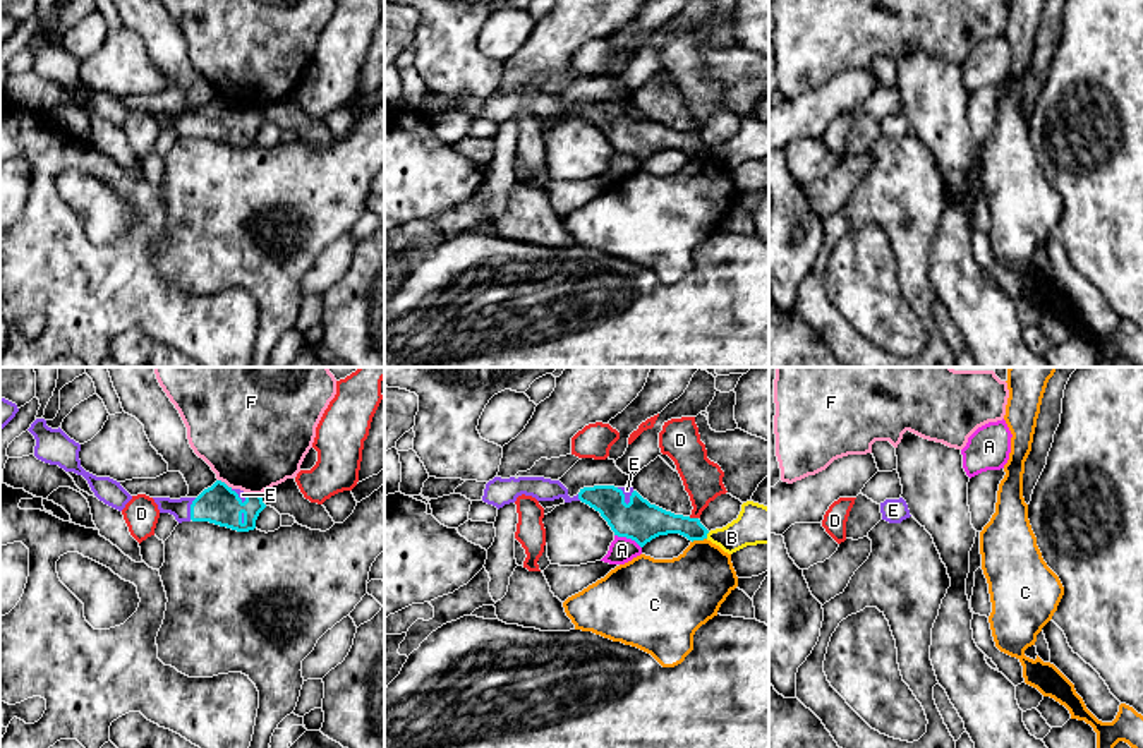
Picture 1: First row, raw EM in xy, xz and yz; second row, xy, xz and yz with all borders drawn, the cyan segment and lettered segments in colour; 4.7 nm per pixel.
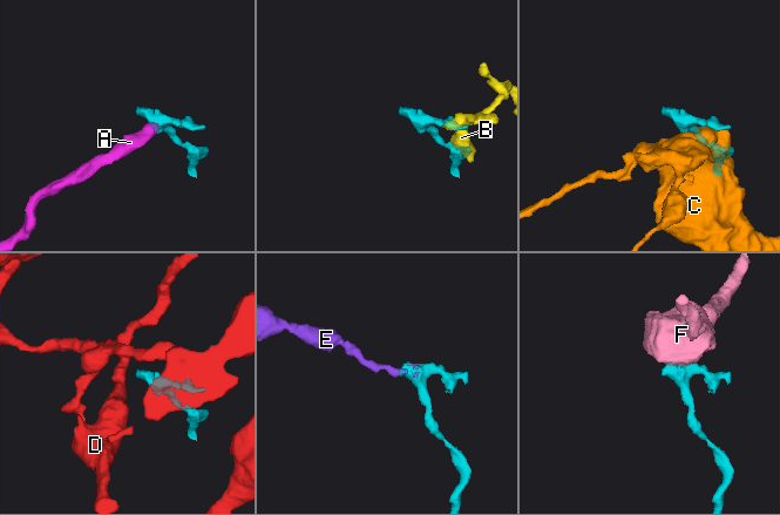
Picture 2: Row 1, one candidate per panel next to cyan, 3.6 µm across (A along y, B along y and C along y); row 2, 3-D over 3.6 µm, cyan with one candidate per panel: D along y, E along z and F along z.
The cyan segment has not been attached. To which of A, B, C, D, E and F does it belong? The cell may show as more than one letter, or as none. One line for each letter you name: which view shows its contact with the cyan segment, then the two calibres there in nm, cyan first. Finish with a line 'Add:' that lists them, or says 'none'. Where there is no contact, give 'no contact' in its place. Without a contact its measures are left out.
E: meets cyan in xy; 180 nm thick on the cyan side, 100 nm on the other
Add: E

